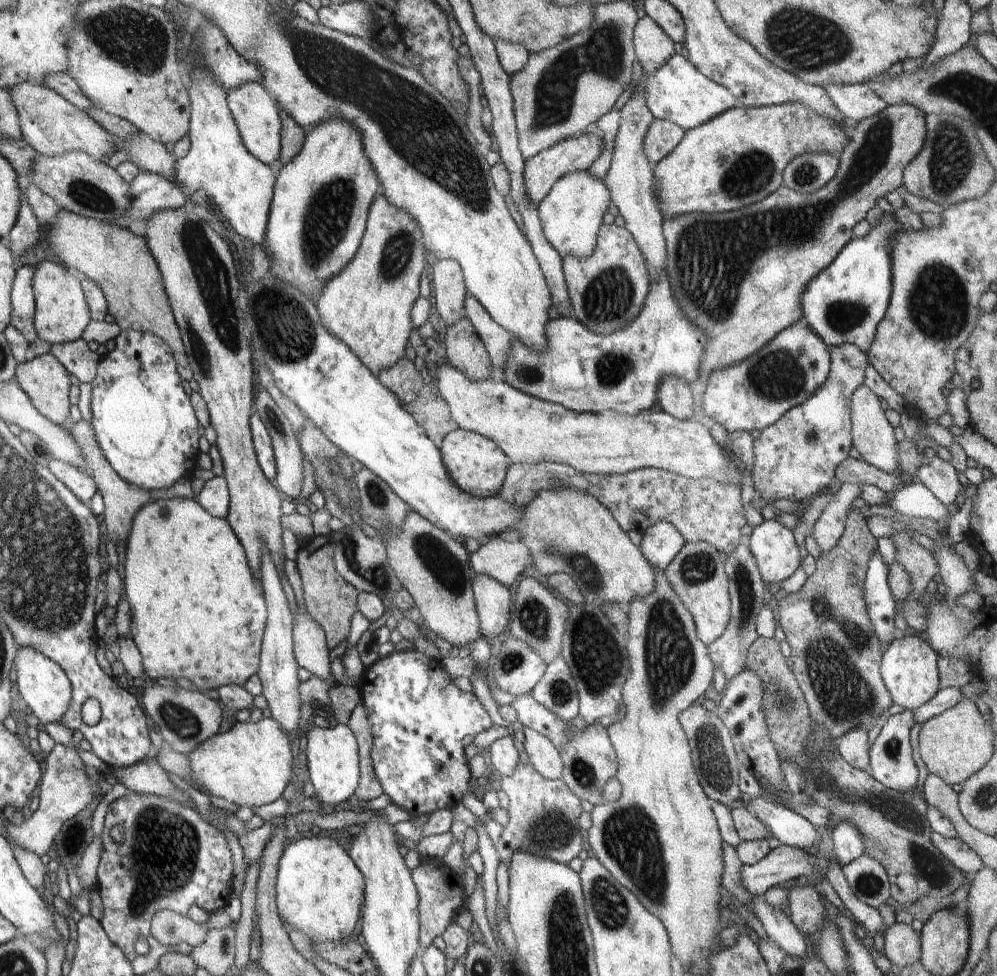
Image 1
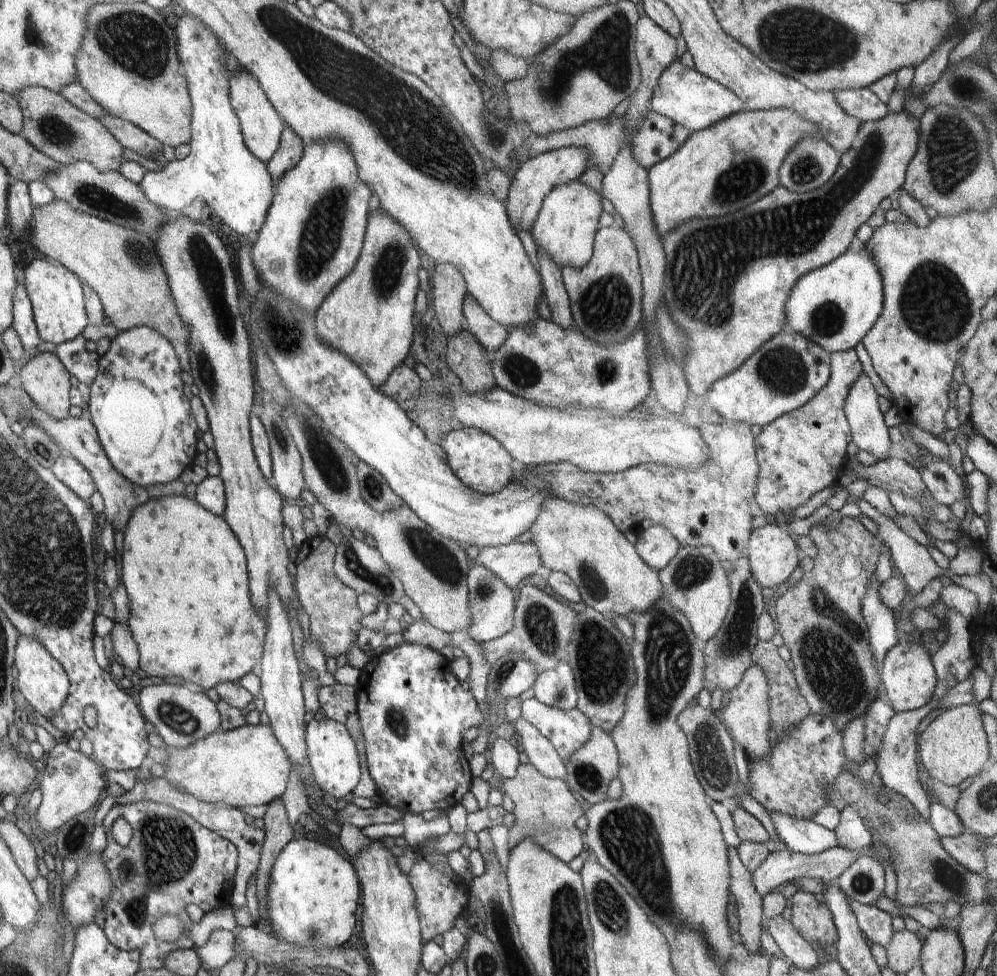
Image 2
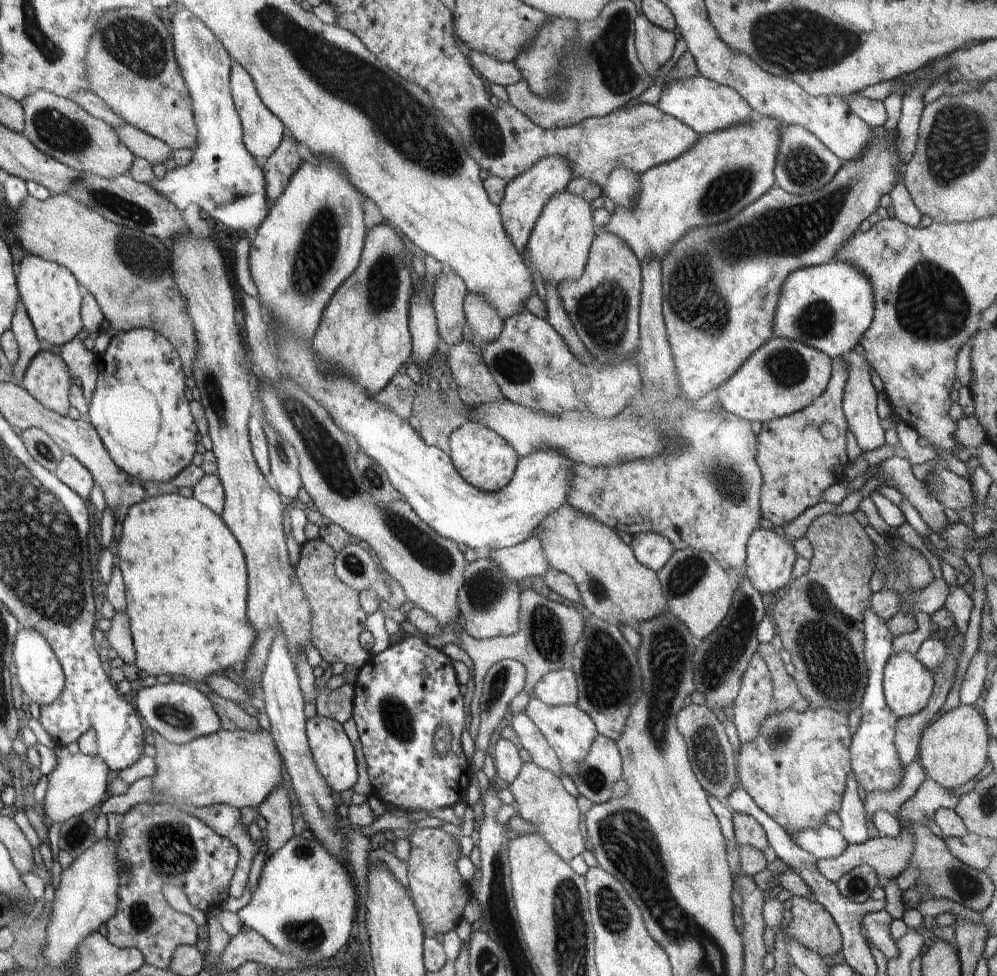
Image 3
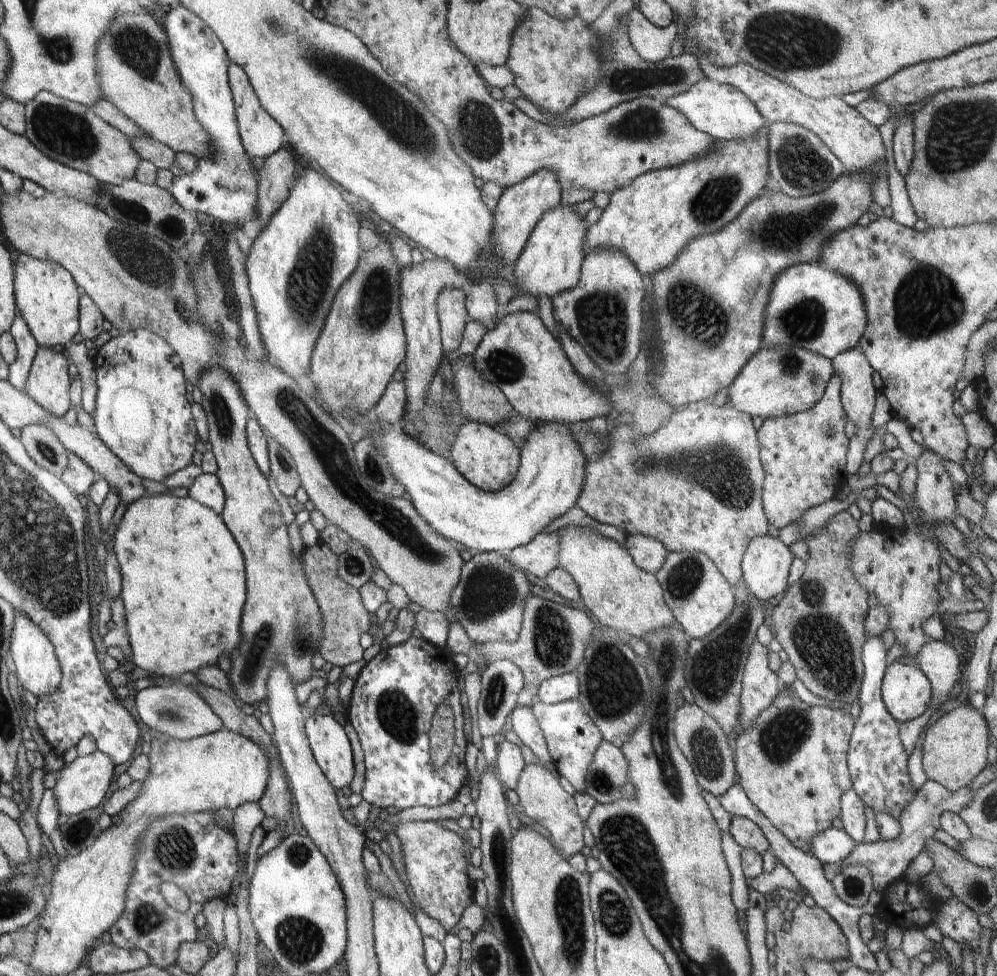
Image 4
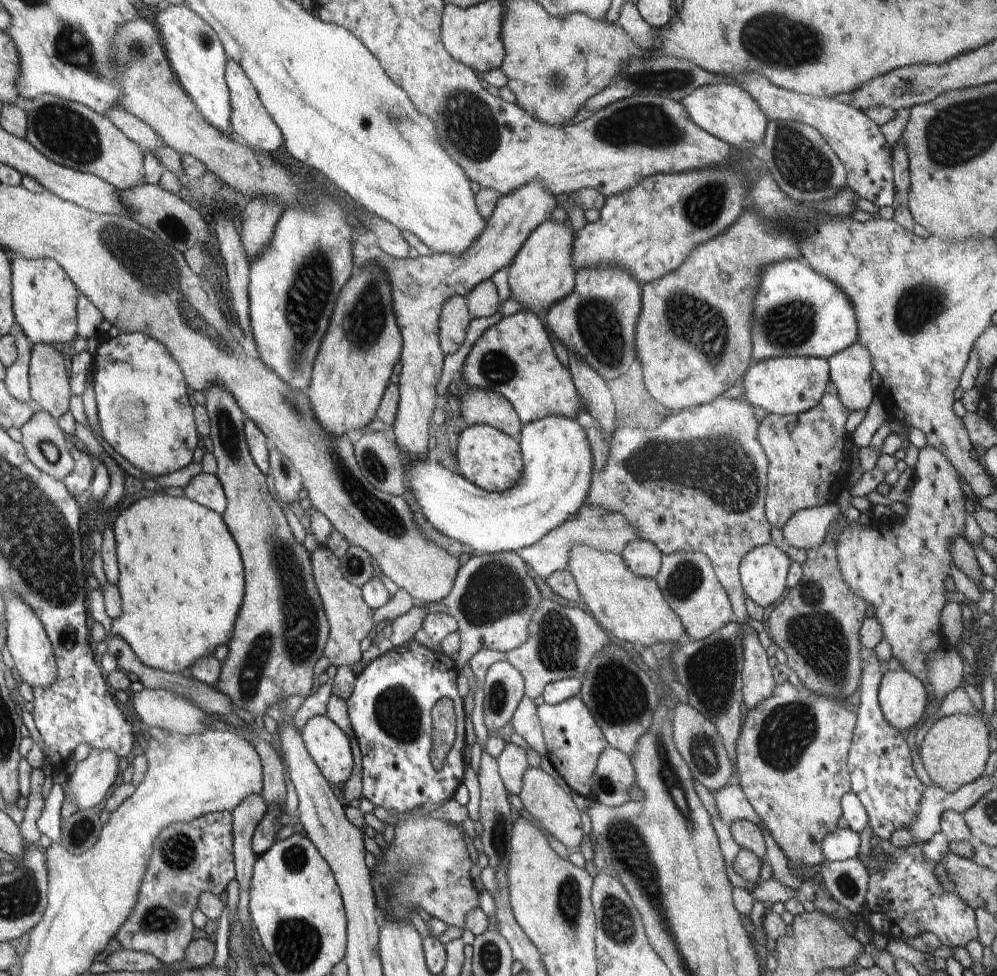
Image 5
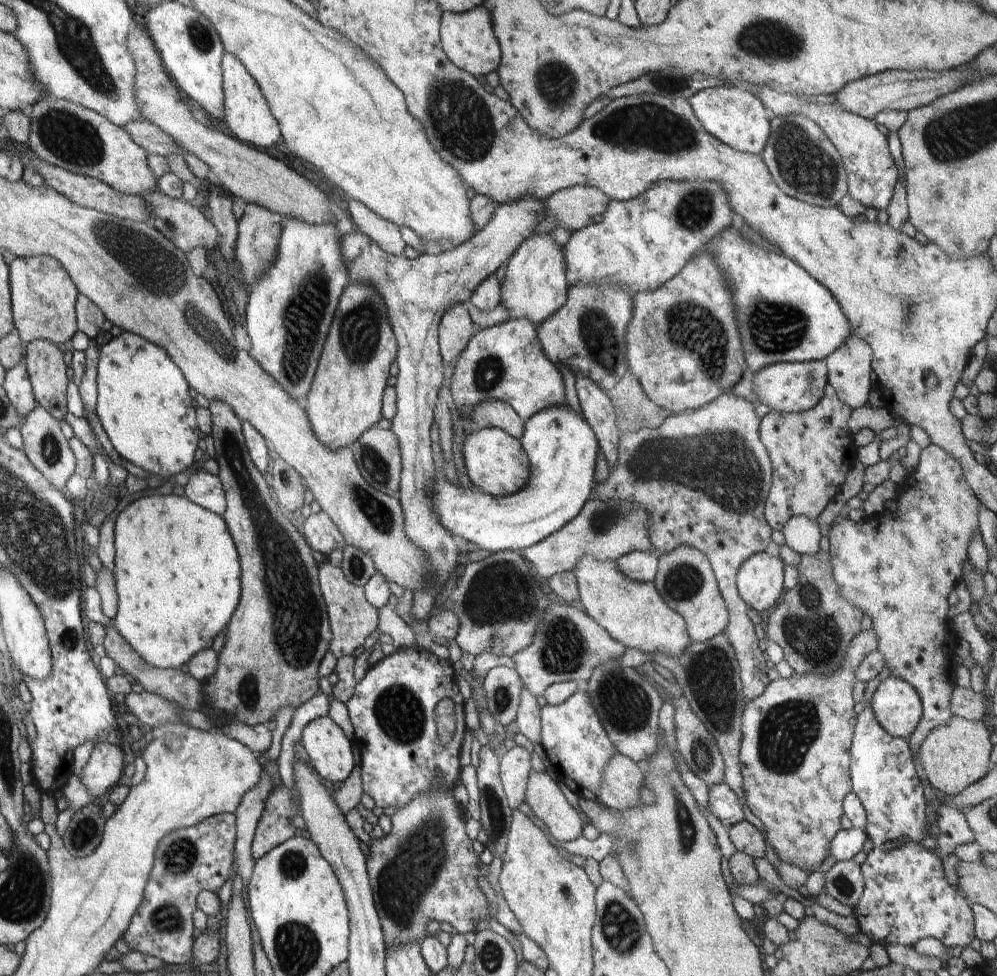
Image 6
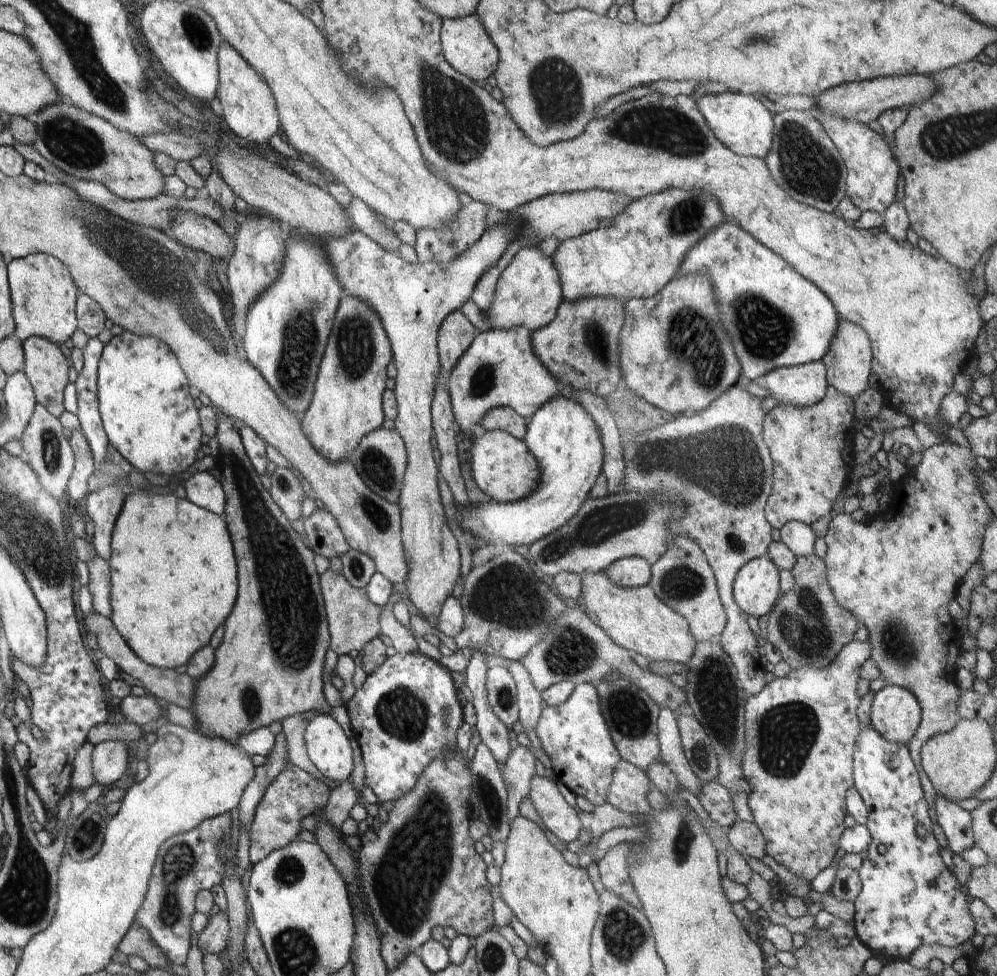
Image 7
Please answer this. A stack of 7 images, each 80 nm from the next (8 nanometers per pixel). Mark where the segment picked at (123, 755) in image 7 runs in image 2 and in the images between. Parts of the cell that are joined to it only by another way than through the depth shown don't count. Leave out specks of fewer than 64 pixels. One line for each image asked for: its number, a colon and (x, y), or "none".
2: (71, 783)
3: (79, 782)
4: (82, 785)
5: (93, 776)
6: (105, 766)

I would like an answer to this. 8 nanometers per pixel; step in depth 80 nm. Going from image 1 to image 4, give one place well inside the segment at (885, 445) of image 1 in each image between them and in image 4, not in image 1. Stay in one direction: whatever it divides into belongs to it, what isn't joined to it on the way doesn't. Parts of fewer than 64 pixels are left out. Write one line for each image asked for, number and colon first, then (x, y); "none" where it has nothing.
2: (869, 432)
3: (858, 401)
4: (857, 393)

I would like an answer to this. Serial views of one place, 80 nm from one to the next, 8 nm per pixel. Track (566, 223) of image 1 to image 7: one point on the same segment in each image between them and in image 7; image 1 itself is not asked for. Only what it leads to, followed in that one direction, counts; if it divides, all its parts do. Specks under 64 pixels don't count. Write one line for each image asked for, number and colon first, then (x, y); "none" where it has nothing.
2: (565, 228)
3: (558, 247)
4: (550, 263)
5: (542, 273)
6: (534, 287)
7: (528, 292)

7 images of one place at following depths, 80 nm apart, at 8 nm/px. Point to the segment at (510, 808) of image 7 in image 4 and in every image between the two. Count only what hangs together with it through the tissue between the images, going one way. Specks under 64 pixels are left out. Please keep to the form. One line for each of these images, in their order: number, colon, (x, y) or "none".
4: (509, 763)
5: (512, 763)
6: (514, 765)

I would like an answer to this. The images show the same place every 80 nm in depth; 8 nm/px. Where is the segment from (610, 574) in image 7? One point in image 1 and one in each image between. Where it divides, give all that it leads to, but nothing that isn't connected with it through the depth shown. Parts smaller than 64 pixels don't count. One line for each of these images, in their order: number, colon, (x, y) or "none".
1: (661, 543)
2: (656, 545)
3: (652, 550)
4: (649, 555)
5: (641, 557)
6: (640, 567)

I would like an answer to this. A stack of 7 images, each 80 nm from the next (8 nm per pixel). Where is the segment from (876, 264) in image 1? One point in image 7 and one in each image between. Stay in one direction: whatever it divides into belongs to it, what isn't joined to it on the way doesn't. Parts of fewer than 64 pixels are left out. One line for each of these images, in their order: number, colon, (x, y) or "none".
2: (835, 306)
3: (828, 307)
4: (808, 307)
5: (796, 312)
6: (783, 315)
7: (775, 318)

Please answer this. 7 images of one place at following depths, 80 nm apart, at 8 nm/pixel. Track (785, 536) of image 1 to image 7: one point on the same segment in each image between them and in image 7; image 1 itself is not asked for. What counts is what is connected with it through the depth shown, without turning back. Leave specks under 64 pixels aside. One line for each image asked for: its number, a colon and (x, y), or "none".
2: (772, 553)
3: (770, 558)
4: (766, 561)
5: (762, 573)
6: (759, 580)
7: (756, 588)

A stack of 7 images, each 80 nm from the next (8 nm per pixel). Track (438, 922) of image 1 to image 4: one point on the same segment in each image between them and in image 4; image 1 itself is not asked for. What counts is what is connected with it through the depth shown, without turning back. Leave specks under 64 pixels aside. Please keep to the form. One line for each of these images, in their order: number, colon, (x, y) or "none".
2: (441, 895)
3: (439, 892)
4: (434, 859)

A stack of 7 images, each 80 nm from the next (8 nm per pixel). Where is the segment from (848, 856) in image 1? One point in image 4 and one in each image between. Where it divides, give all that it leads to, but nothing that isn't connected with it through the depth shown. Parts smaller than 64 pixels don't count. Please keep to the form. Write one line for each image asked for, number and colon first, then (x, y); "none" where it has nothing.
2: (852, 833)
3: (851, 814)
4: (852, 810)

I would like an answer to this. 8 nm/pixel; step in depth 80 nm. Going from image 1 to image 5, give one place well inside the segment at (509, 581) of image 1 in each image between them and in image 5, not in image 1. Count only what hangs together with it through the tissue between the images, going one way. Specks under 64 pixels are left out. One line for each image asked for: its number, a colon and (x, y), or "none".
2: (513, 562)
3: (525, 559)
4: (540, 556)
5: (610, 532)

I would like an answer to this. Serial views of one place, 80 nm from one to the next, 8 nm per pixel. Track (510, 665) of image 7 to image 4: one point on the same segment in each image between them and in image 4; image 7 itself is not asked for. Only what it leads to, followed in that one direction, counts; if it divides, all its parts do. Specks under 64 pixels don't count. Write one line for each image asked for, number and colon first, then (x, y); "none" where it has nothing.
4: (525, 725)
5: (525, 721)
6: (528, 720)

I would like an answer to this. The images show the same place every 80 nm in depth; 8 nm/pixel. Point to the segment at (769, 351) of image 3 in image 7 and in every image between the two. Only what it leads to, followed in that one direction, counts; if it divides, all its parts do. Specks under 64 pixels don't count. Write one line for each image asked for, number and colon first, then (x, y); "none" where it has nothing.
4: (775, 382)
5: (783, 385)
6: (787, 387)
7: (803, 385)

